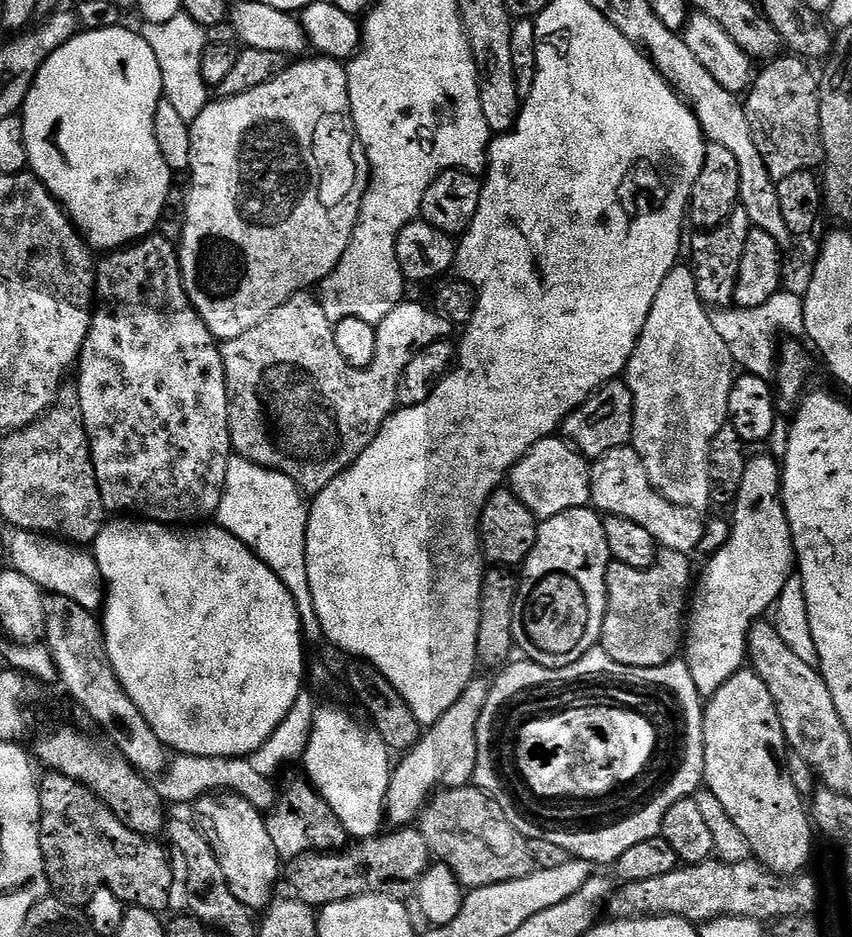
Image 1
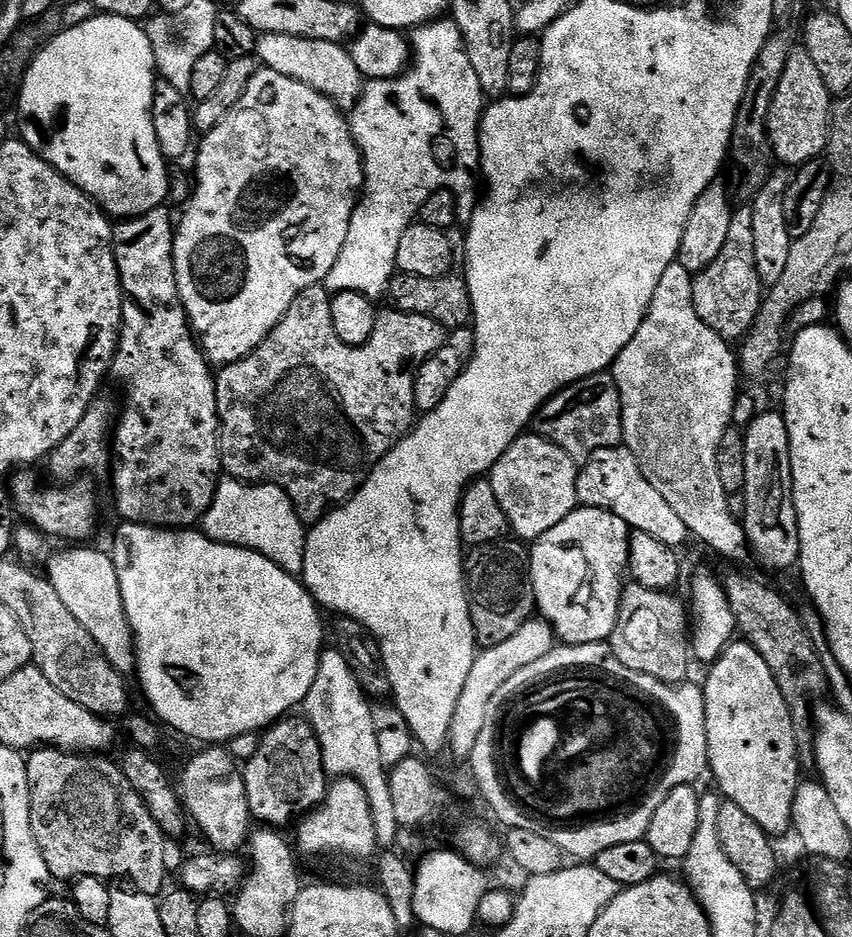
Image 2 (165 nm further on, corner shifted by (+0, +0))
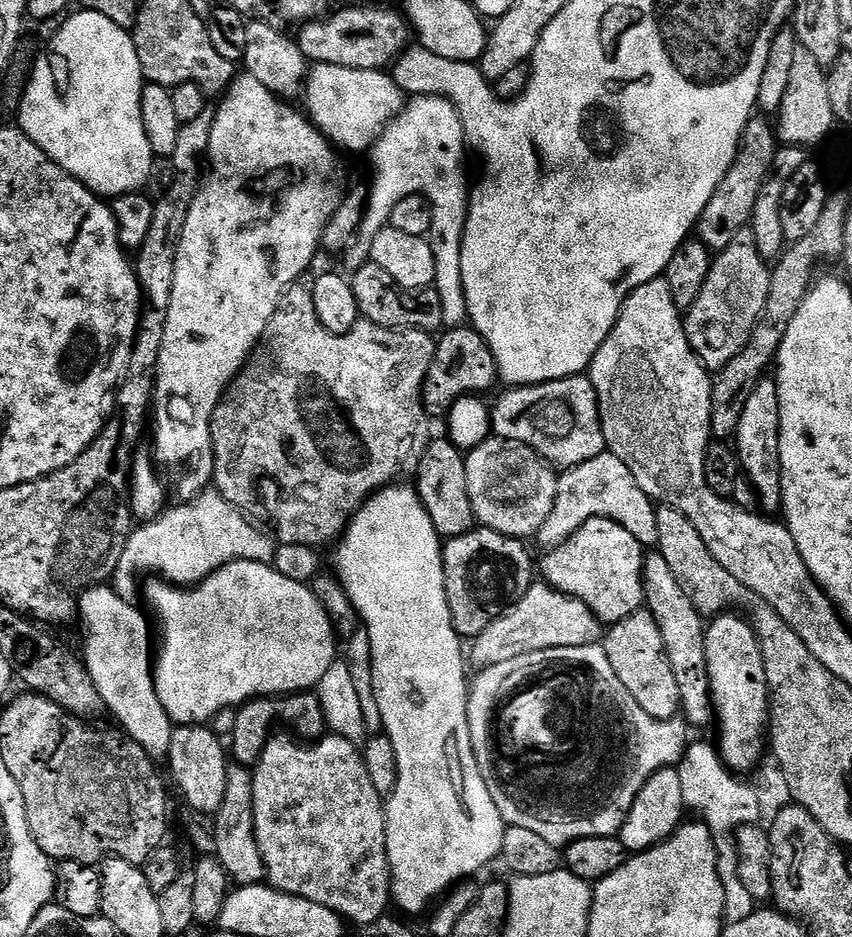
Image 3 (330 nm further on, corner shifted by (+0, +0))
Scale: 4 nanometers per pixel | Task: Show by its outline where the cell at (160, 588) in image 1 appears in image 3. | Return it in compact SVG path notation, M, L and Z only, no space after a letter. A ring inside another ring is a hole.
M235 560L191 587L177 586L163 578L149 580L152 581L148 584L148 600L152 603L157 618L160 619L160 640L164 643L161 648L159 645L158 659L154 664L157 694L162 706L165 707L166 714L177 725L207 725L222 710L237 709L241 704L247 704L250 700L259 700L262 696L287 696L290 692L306 692L315 689L317 684L322 682L322 678L325 677L330 666L338 660L338 654L336 654L338 633L332 627L322 602L313 594L307 583L291 580L272 564L263 564L253 560Z

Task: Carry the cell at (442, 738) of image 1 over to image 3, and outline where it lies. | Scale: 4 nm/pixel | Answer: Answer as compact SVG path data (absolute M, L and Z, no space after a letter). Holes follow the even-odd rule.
M536 582L530 590L526 590L526 594L519 602L511 604L497 620L490 622L490 626L486 626L486 630L482 630L480 636L471 641L470 660L471 663L473 660L477 664L476 668L481 670L522 658L522 654L530 654L532 651L554 650L560 647L586 647L597 643L601 636L600 619L592 613L590 606L586 606L578 598L567 596L557 588L551 588L547 582Z

